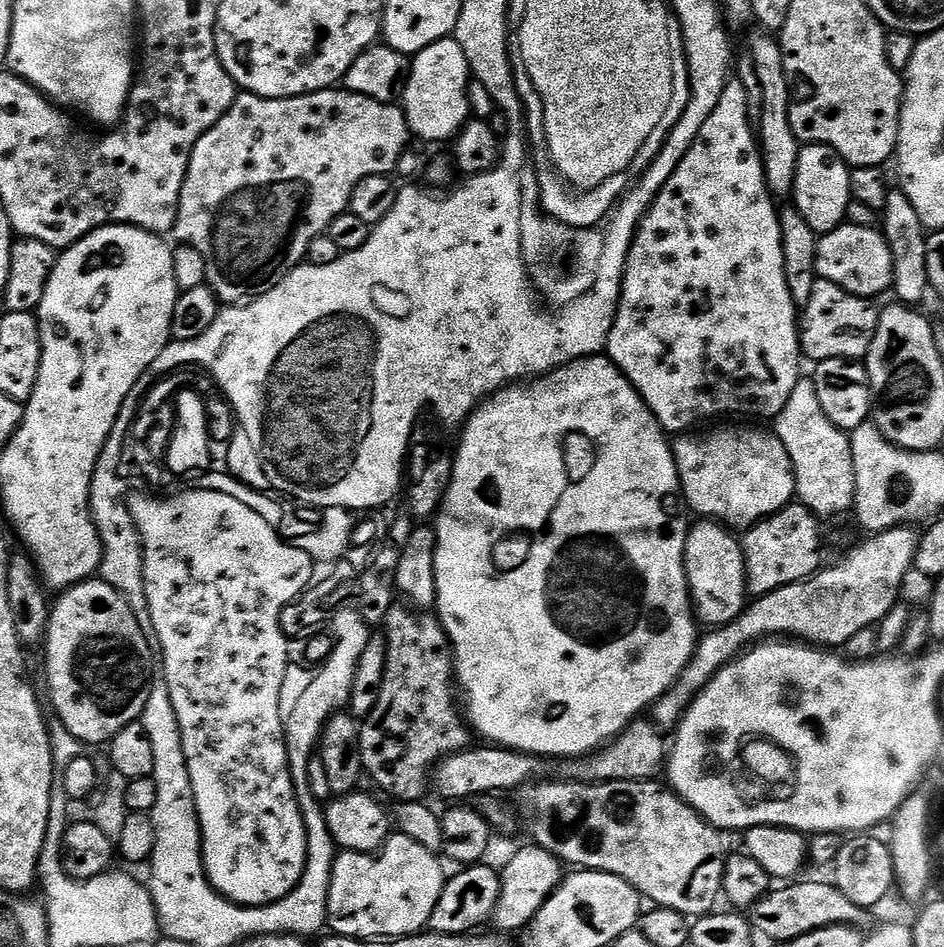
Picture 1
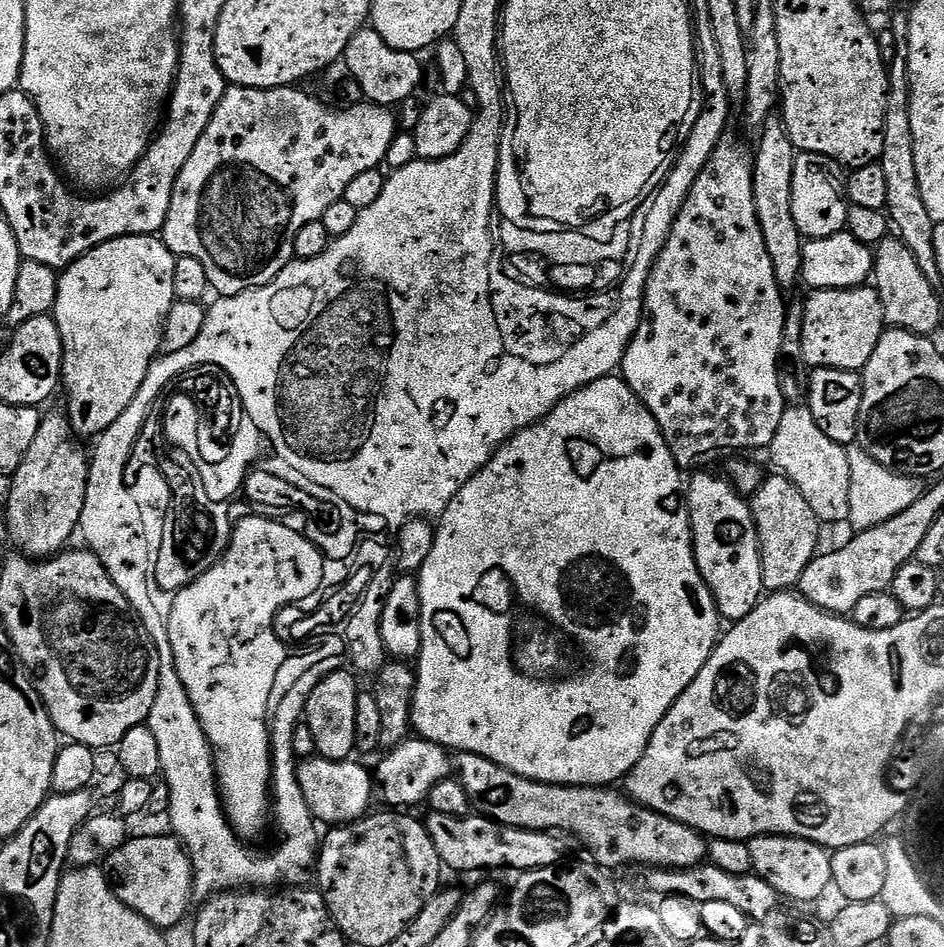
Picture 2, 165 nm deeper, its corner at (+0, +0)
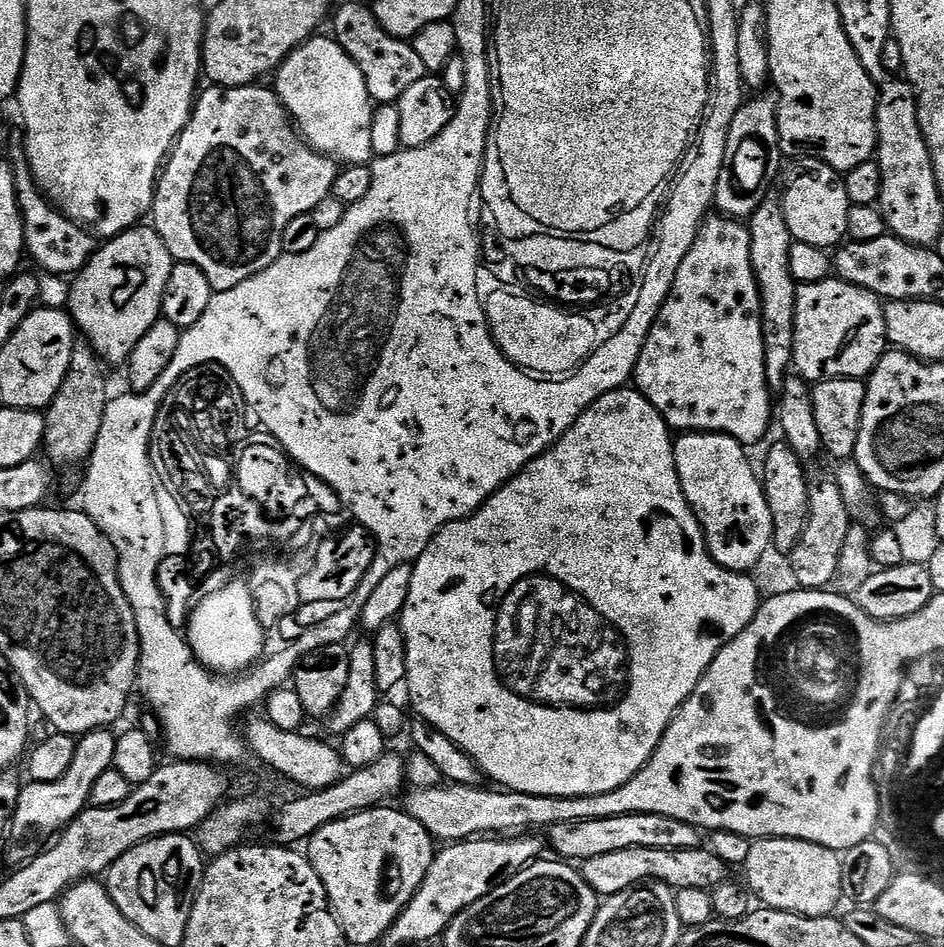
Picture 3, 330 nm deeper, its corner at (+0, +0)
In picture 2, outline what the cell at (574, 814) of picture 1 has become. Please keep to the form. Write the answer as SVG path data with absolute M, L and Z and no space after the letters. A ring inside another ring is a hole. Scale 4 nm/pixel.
M473 752L459 753L454 764L459 782L479 815L515 828L555 832L568 838L577 836L601 869L624 868L627 864L644 864L645 869L692 868L705 863L708 844L701 833L636 803L623 791L615 792L615 787L543 784L514 774Z

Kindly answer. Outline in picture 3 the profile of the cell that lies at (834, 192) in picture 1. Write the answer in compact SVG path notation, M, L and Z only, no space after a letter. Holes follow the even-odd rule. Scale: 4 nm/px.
M800 158L793 164L796 165L789 172L787 169L782 176L782 203L786 214L786 226L790 226L793 241L825 250L835 249L847 237L848 215L853 205L848 201L844 176L821 160Z

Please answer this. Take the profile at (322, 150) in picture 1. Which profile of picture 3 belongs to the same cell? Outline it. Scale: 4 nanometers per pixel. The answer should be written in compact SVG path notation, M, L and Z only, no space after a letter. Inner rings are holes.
M208 86L208 89L199 93L198 99L192 110L192 117L188 119L188 125L180 132L172 146L172 151L163 165L156 186L156 197L152 199L150 209L150 224L156 229L162 238L166 250L173 261L181 264L193 264L206 274L213 292L222 290L234 290L238 282L246 282L246 278L257 276L266 266L270 266L284 252L284 231L294 218L309 215L326 197L332 194L332 187L336 181L338 171L337 161L330 156L324 156L321 152L311 148L301 137L299 131L294 127L294 121L288 114L288 109L280 101L271 87L245 86L242 88L221 88L219 86Z

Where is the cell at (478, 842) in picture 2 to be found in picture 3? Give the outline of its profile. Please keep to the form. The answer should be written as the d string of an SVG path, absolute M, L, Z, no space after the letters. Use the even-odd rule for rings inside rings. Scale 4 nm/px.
M635 812L618 818L598 818L586 822L554 824L546 832L547 843L557 852L553 853L564 862L583 862L597 857L598 854L610 854L614 850L630 850L631 848L690 850L701 847L700 836L702 836L701 829L693 824L678 822L662 814L646 814L645 812Z

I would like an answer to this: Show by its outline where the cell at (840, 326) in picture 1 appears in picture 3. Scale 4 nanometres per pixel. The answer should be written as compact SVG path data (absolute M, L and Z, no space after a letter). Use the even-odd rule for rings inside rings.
M839 278L797 287L792 347L795 375L809 382L867 378L888 347L884 304L870 290Z

